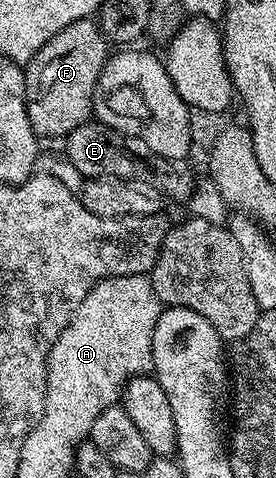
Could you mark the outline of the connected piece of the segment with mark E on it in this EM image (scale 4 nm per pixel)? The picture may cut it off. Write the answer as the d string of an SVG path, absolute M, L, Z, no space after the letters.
M87 123L76 127L70 136L65 138L64 155L80 171L83 179L91 177L115 177L121 181L132 181L136 185L147 185L162 193L163 198L174 201L189 202L196 184L196 176L186 166L185 160L173 161L167 157L155 157L144 154L144 146L134 137L126 137L101 123Z

